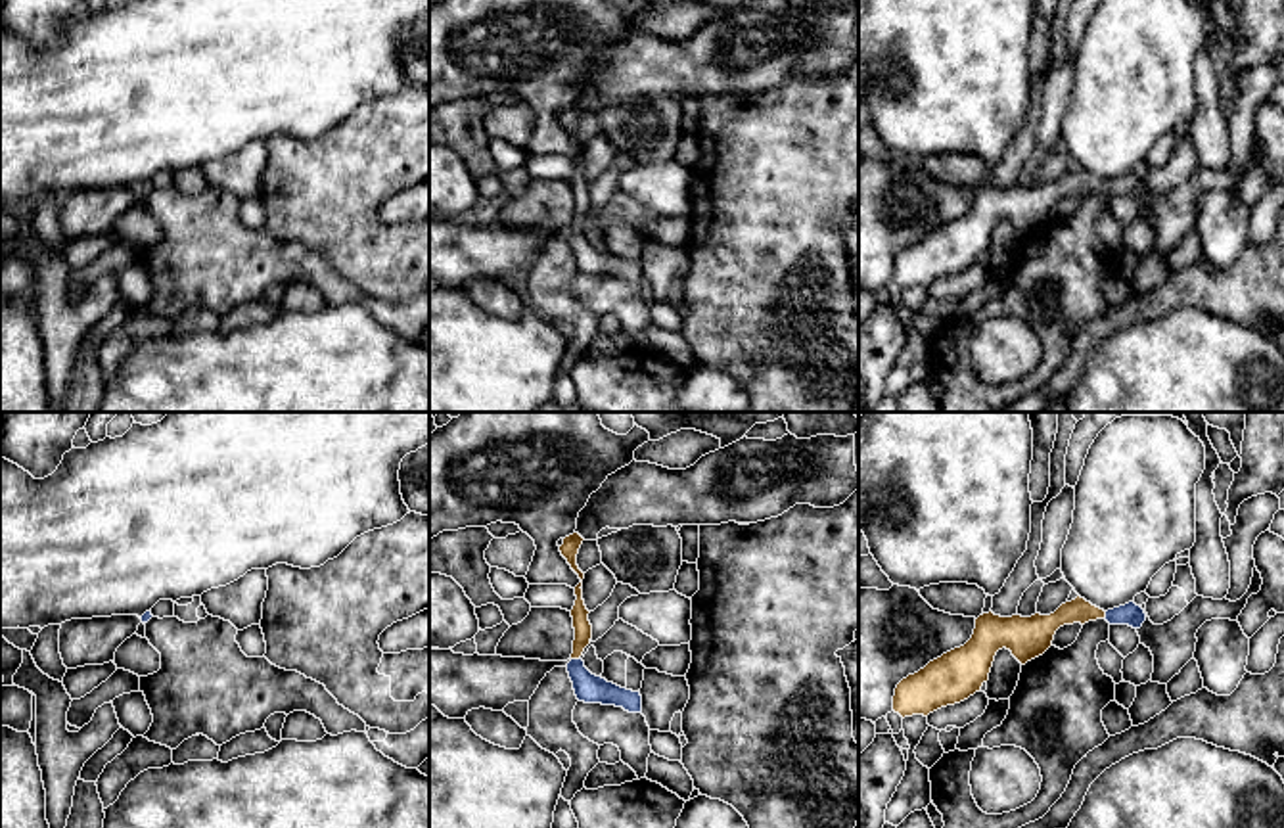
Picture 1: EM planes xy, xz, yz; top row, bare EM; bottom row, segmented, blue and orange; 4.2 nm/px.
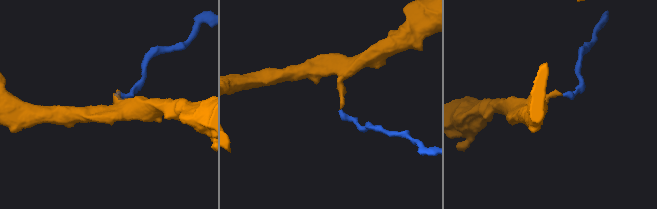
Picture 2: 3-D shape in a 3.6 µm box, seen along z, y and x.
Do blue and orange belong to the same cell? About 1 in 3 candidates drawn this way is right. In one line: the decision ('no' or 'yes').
yes

